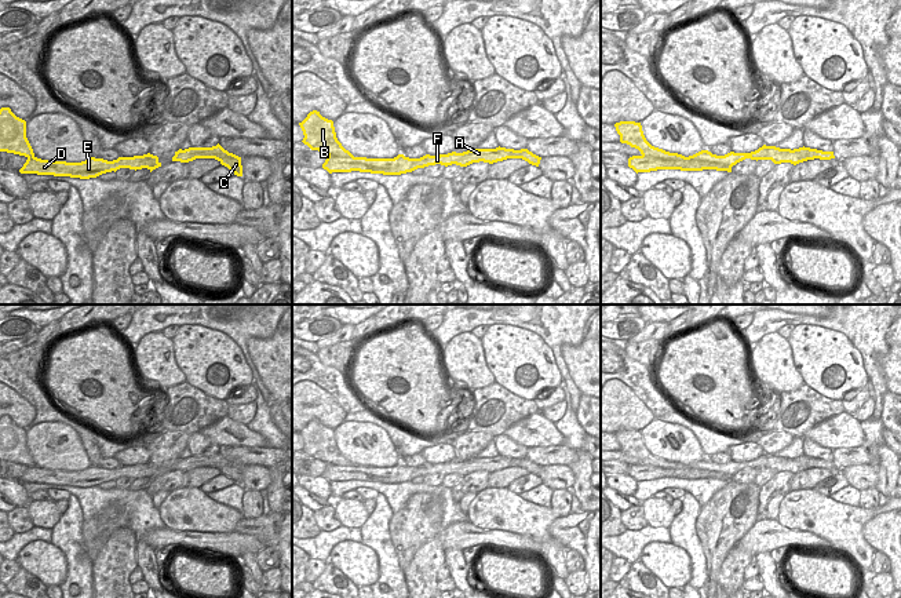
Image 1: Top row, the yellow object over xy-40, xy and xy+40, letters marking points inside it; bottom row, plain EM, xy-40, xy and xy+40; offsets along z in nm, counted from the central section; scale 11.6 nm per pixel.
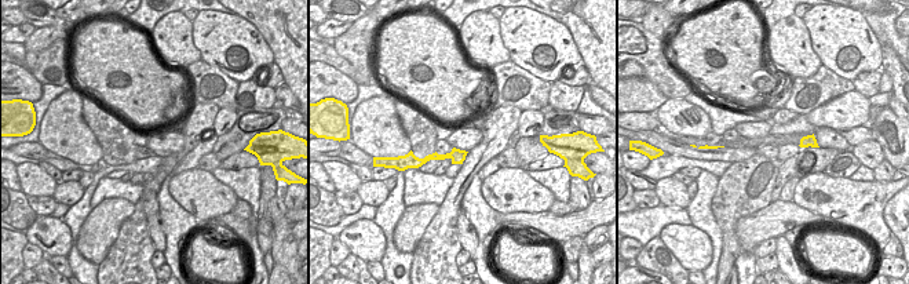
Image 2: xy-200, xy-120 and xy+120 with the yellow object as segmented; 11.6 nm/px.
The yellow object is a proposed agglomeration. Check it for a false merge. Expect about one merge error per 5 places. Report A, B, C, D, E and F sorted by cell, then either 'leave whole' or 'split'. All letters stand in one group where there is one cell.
groups A D E F / B C; split

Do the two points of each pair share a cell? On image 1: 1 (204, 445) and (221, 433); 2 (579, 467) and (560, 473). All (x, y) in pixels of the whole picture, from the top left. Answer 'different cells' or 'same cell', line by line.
1: different cells
2: different cells

